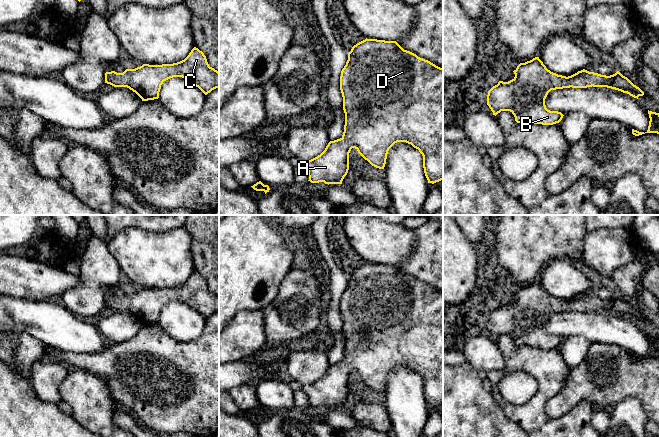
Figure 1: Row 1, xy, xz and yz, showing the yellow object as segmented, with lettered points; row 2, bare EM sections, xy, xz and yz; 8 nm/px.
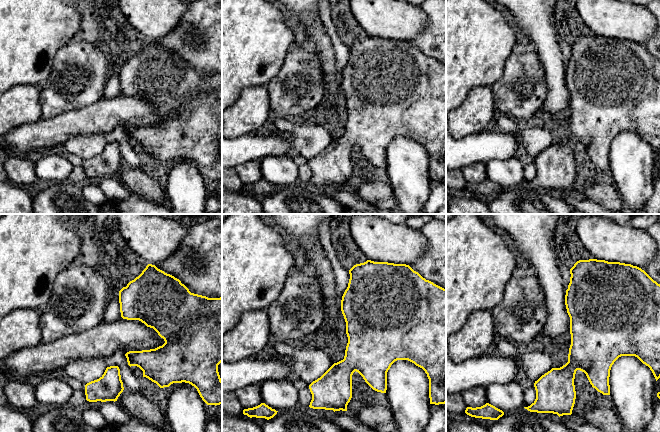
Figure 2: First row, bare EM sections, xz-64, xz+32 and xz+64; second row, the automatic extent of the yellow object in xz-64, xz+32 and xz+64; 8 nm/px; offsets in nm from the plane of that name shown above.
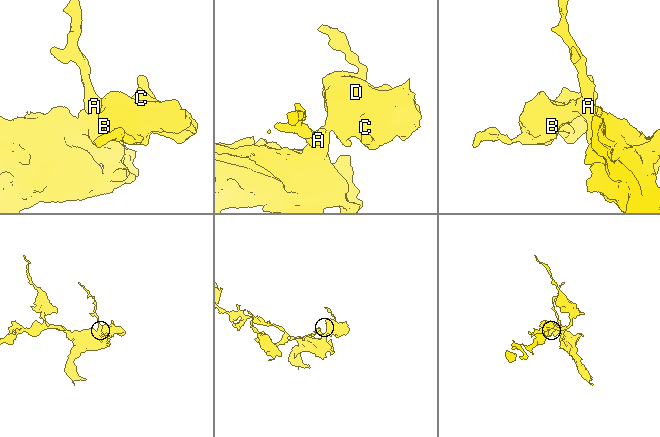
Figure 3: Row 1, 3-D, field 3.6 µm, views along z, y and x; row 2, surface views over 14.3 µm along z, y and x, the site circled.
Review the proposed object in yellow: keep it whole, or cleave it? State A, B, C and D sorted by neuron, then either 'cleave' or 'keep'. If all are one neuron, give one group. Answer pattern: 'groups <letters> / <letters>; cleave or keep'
groups A B C D; keep

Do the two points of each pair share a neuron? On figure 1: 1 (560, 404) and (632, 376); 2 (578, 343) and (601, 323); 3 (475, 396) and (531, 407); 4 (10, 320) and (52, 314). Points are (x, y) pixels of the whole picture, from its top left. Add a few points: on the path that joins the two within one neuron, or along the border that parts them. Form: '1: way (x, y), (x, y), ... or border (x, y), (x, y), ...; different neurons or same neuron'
1: way (578, 392), (601, 392), (607, 387), (614, 385); same neuron
2: border (564, 339), (570, 336), (584, 336), (590, 342); different neurons
3: border (490, 392), (508, 419); different neurons
4: way (20, 316), (42, 316); same neuron

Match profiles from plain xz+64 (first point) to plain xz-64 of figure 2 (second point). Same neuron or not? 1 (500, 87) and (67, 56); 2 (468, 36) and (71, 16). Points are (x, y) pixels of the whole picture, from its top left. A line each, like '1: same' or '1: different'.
1: same
2: same

